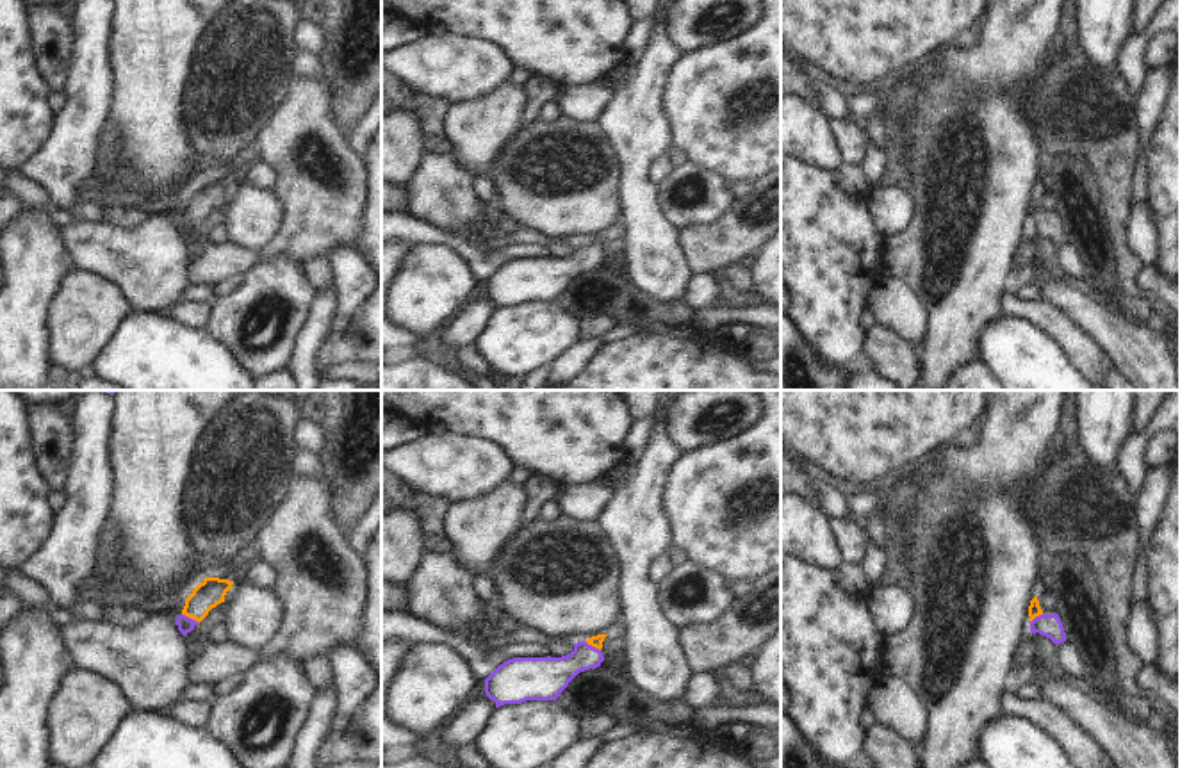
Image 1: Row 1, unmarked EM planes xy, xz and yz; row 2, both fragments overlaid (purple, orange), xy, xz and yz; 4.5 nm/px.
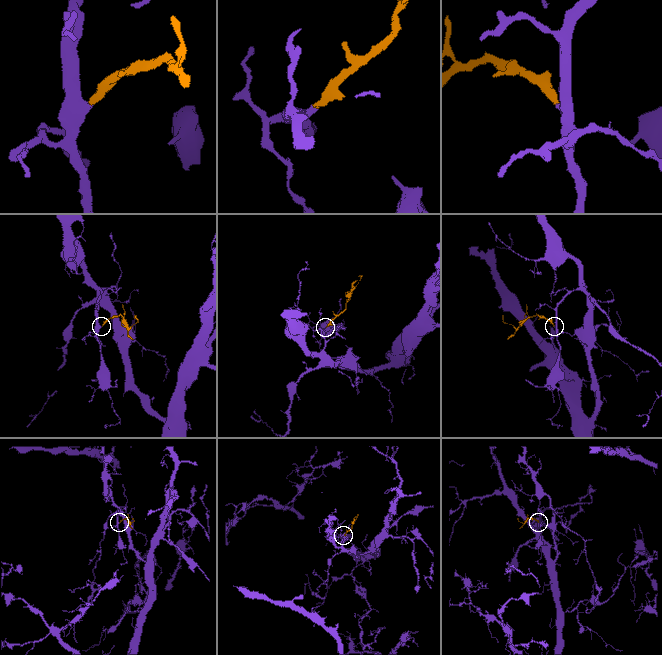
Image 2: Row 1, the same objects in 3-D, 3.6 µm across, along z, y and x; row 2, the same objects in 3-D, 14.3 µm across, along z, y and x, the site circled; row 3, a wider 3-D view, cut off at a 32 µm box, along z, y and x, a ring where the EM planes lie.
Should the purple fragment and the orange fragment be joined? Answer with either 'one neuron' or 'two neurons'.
one neuron

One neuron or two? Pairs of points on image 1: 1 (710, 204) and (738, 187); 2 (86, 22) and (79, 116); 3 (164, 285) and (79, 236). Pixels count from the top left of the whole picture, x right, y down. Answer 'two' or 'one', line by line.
1: two
2: one
3: one

